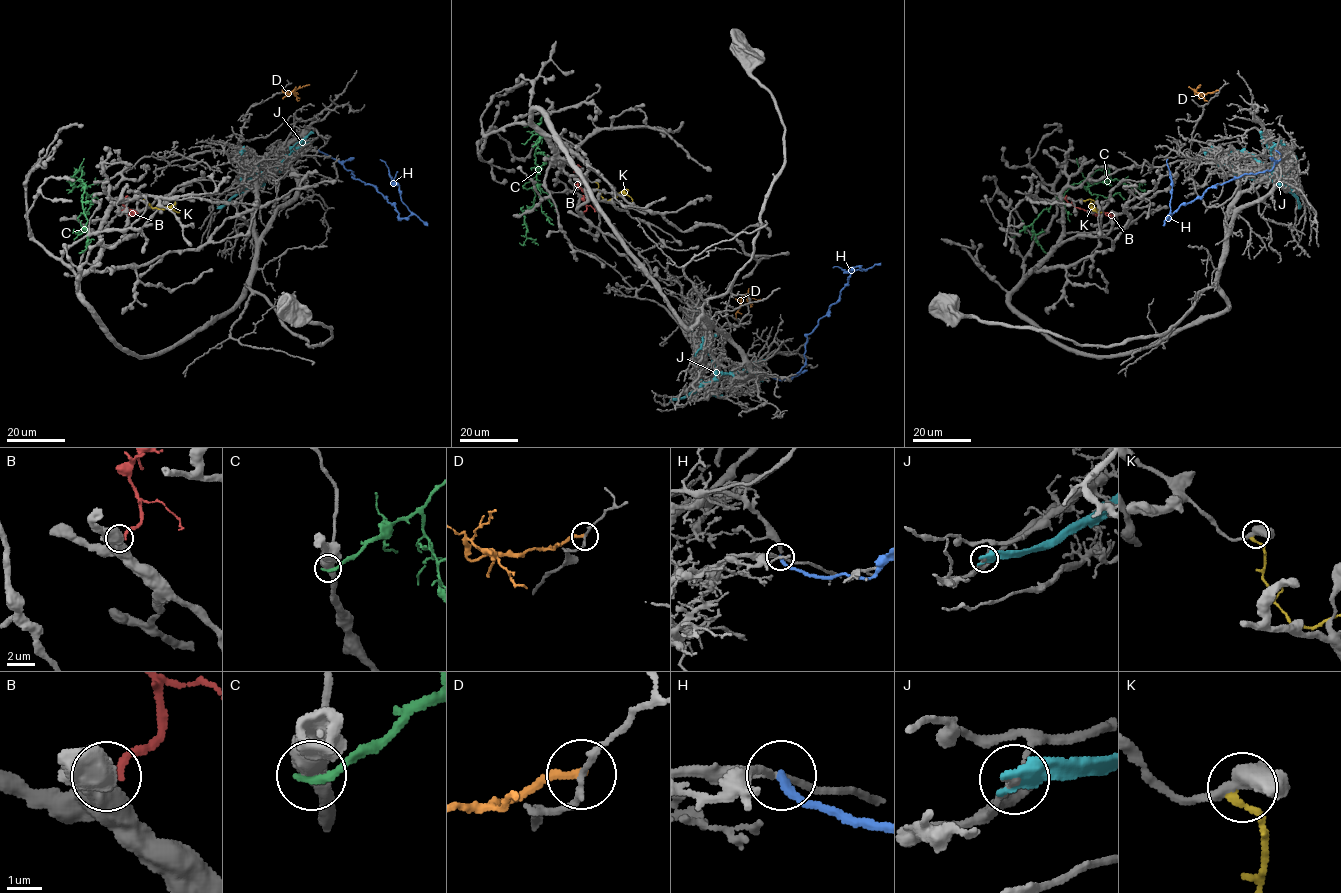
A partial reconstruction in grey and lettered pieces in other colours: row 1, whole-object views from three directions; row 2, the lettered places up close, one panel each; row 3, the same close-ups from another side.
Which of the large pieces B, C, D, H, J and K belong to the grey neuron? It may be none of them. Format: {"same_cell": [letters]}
{"same_cell": []}

